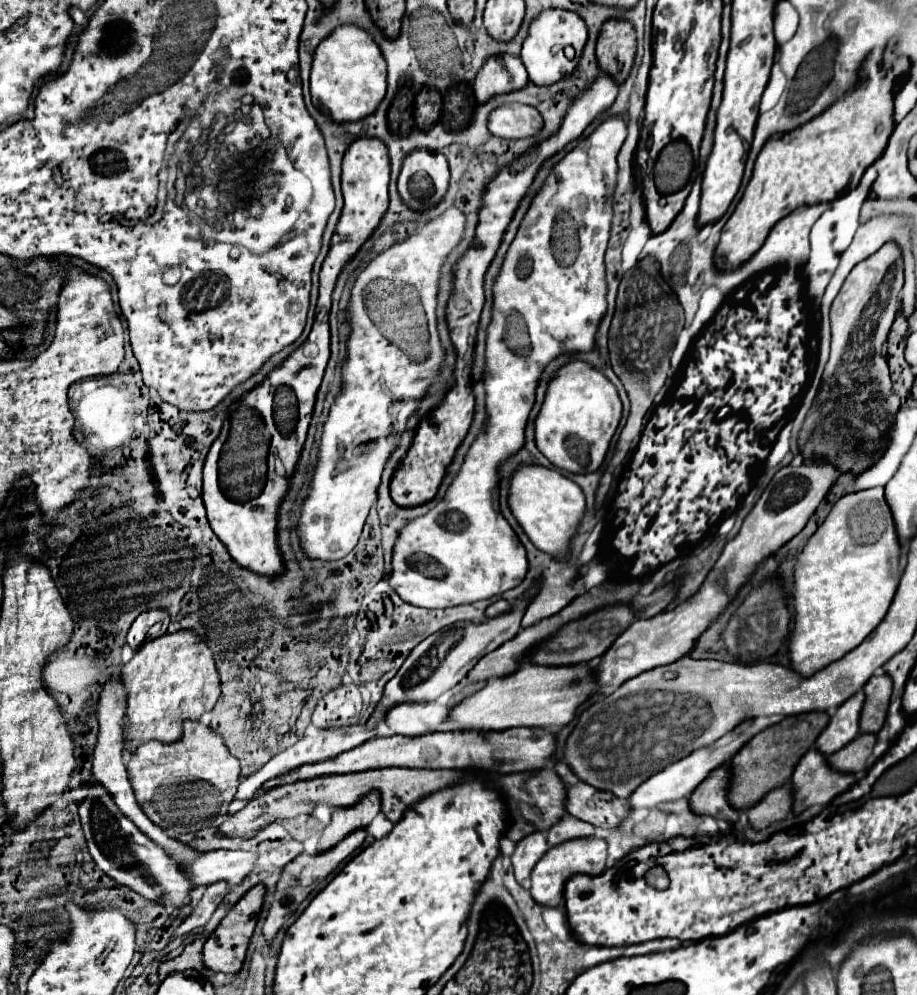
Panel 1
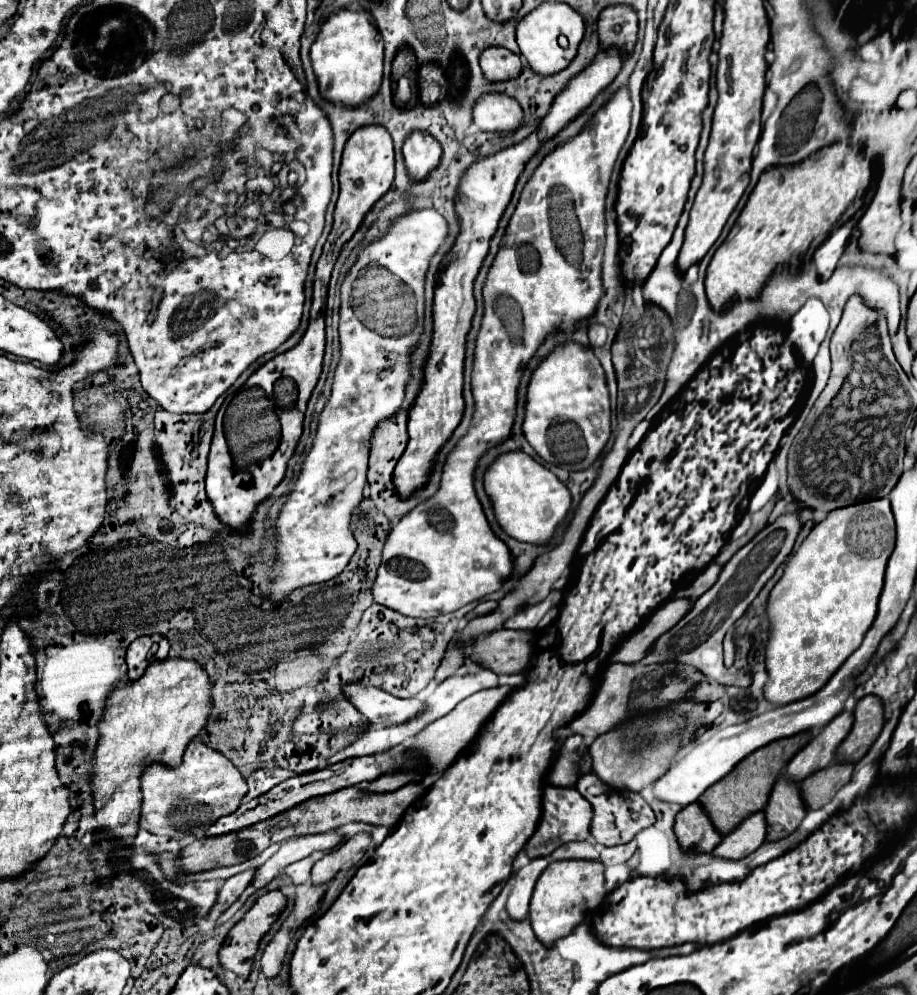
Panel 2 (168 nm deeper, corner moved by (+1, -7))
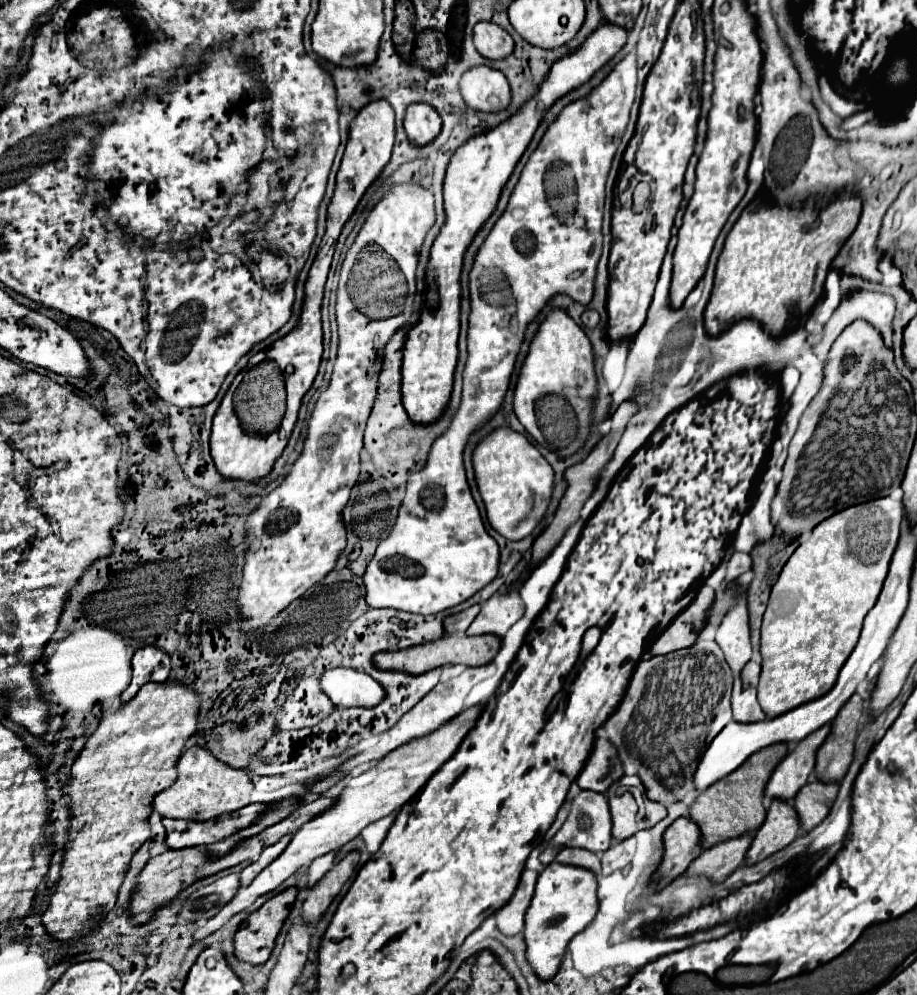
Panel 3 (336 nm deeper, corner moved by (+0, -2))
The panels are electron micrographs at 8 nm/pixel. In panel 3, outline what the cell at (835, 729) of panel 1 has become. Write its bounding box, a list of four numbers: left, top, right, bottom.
[766,723,830,799]

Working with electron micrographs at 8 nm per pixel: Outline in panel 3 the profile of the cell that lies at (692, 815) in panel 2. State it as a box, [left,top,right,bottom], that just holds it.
[654,817,702,887]

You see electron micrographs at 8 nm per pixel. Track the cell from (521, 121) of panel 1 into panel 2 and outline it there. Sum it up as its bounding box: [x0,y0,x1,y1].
[473,92,523,132]

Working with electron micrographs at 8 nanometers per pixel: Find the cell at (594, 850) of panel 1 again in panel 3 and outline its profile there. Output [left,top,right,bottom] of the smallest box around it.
[524,861,598,979]

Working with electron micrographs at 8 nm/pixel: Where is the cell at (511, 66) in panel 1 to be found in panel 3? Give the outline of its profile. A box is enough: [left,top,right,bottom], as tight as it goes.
[474,23,514,61]

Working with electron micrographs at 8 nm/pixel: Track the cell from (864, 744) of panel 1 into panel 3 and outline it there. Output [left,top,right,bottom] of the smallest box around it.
[792,779,838,831]

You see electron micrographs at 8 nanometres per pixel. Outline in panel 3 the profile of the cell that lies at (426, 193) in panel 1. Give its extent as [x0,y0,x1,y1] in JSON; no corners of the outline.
[404,105,442,147]

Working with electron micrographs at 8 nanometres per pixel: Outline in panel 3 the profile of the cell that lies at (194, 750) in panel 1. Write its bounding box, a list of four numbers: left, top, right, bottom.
[152,745,254,821]

